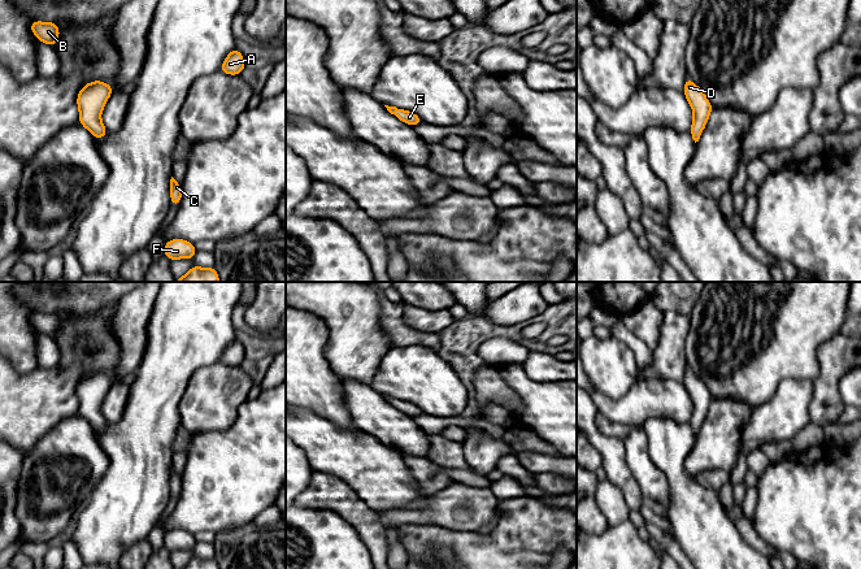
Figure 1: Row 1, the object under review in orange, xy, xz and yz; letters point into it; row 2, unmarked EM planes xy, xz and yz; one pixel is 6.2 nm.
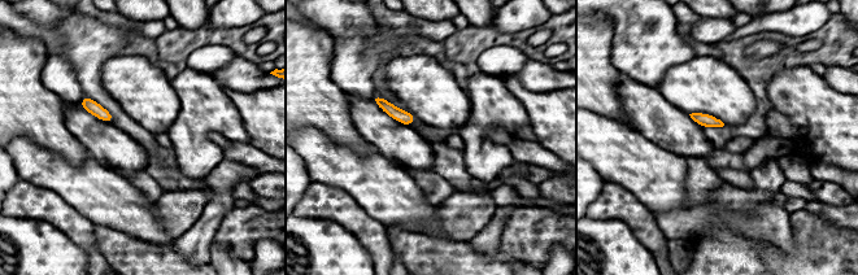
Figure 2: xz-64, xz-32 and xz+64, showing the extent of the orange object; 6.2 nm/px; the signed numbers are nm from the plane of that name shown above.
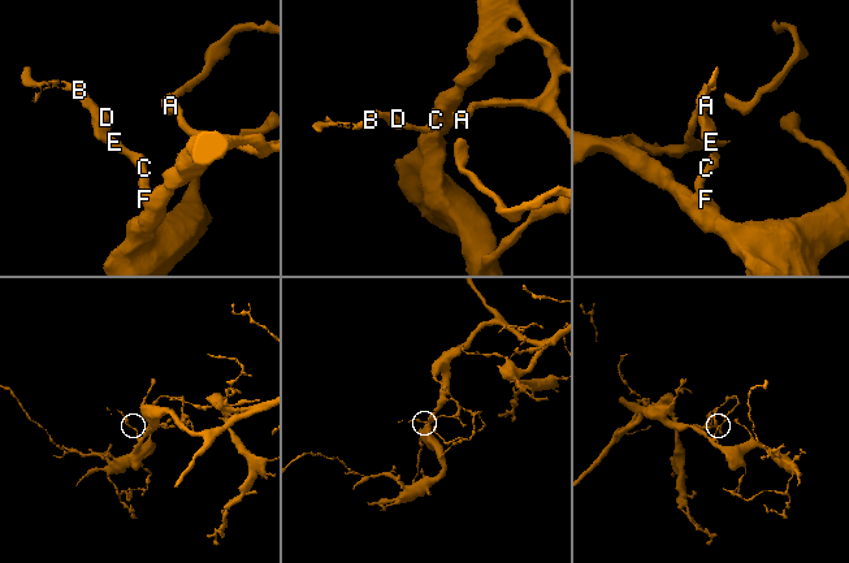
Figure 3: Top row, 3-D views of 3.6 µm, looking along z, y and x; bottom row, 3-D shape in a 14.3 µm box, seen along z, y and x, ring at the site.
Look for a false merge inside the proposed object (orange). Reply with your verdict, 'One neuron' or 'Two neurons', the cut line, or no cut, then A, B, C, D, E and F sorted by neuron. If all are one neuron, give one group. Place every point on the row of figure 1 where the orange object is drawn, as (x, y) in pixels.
One neuron. No split. Groups: A B C D E F

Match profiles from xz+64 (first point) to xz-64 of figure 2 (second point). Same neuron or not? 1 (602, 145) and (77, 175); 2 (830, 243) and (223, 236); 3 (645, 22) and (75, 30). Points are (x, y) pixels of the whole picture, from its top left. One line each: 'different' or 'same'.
1: same
2: same
3: different

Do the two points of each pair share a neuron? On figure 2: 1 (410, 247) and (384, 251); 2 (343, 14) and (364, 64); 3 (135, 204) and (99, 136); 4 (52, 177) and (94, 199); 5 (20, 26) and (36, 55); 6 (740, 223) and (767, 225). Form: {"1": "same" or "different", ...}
{"1": "different", "2": "same", "3": "same", "4": "same", "5": "different", "6": "same"}

